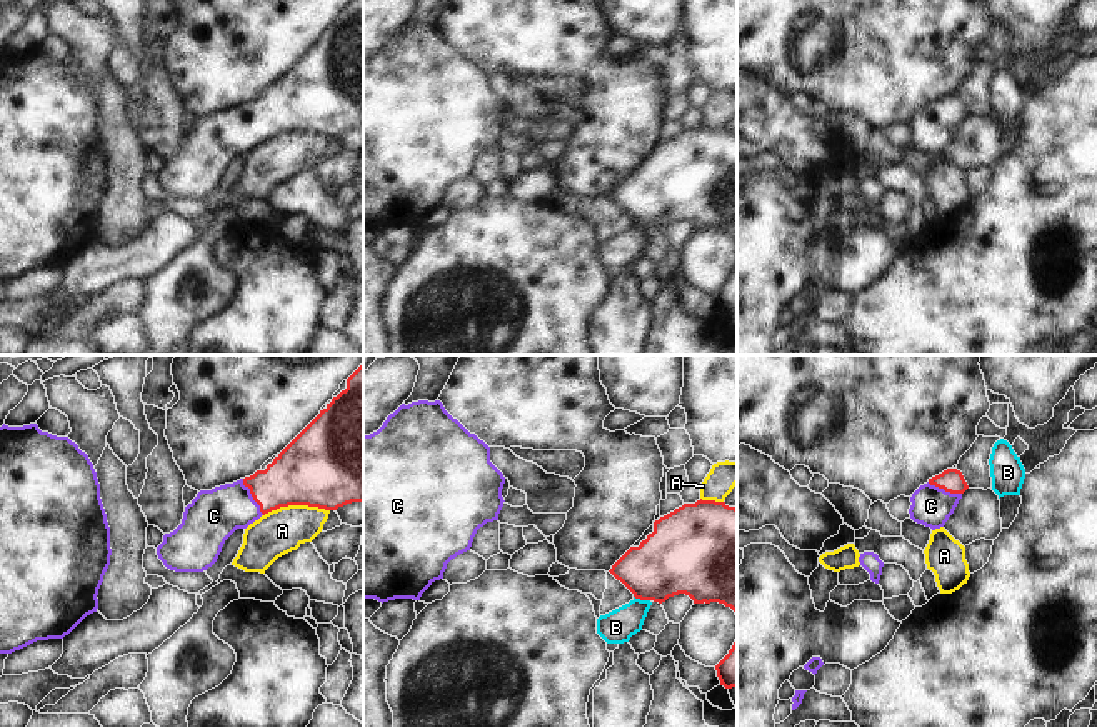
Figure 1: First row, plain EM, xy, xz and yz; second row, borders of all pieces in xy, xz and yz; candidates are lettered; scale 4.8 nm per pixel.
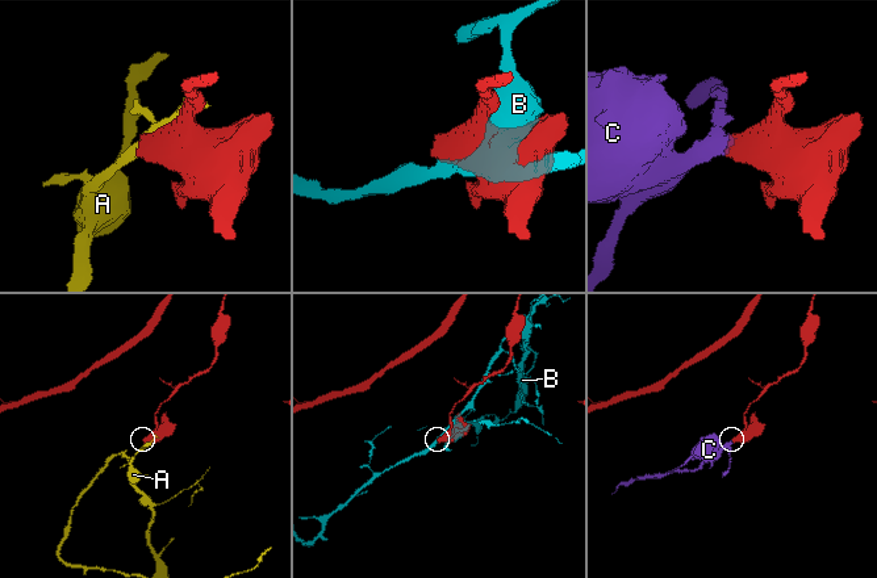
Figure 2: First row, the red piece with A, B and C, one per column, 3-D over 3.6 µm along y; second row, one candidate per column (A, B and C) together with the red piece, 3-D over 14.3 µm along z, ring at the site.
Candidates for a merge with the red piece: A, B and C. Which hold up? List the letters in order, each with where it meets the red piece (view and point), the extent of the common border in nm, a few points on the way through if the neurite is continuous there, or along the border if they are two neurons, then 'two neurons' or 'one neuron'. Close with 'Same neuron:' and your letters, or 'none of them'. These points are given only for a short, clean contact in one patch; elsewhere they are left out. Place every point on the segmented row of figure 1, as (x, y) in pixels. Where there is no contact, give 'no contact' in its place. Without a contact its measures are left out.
A: meets red in xy at (295, 504); contact 320 nm long; two neurons
B: meets red in xz at (642, 599); contact 80 nm long; two neurons
C: meets red in xy at (252, 496); contact 200 nm long; runs through xy (299, 476), (252, 496), (214, 516); one neuron
Same neuron: C

